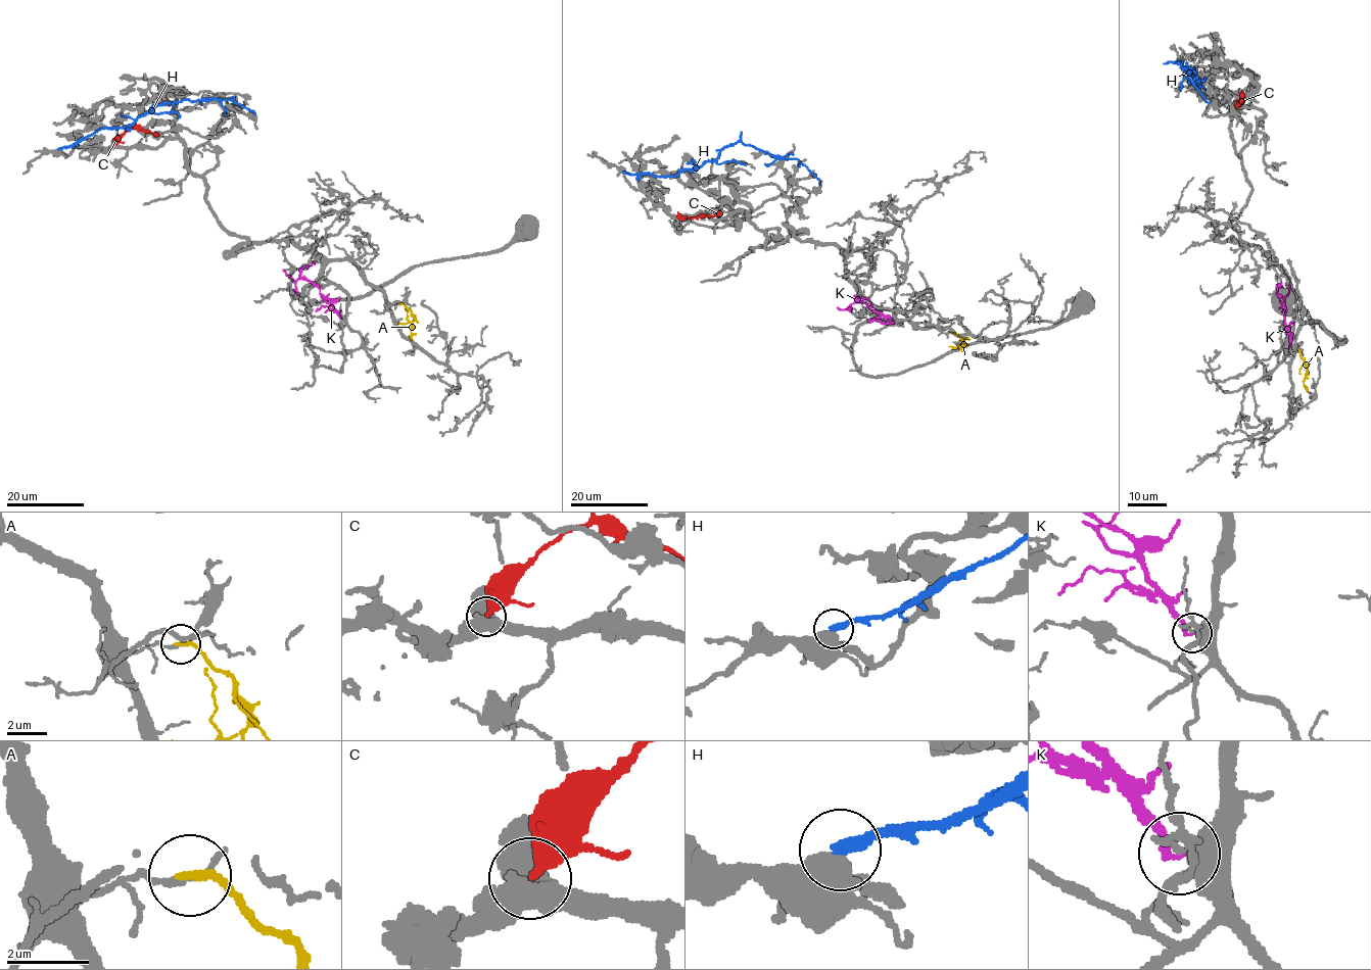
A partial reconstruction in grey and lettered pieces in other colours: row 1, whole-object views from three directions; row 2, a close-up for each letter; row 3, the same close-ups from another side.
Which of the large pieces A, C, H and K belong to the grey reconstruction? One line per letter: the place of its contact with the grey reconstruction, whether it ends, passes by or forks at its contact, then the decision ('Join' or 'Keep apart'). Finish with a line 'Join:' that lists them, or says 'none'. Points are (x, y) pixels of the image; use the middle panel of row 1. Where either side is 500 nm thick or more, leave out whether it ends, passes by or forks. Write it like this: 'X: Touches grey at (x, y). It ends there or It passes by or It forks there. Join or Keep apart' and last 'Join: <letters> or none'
A: Touches grey at (953, 333). It ends there. Keep apart
C: Touches grey at (676, 217). It ends there. Keep apart
H: Touches grey at (623, 172). It ends there. Keep apart
K: Touches grey at (894, 323). It ends there. Keep apart
Join: none

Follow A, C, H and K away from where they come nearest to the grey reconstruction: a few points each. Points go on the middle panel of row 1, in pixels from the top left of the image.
A: (953, 333), (964, 344), (961, 346), (962, 351)
C: (676, 216), (714, 215), (721, 211)
H: (623, 172), (677, 176), (714, 161), (725, 146), (738, 142), (778, 158), (797, 159), (818, 179), (819, 185)
K: (894, 323), (871, 310), (866, 303), (853, 302), (843, 309), (838, 307)

